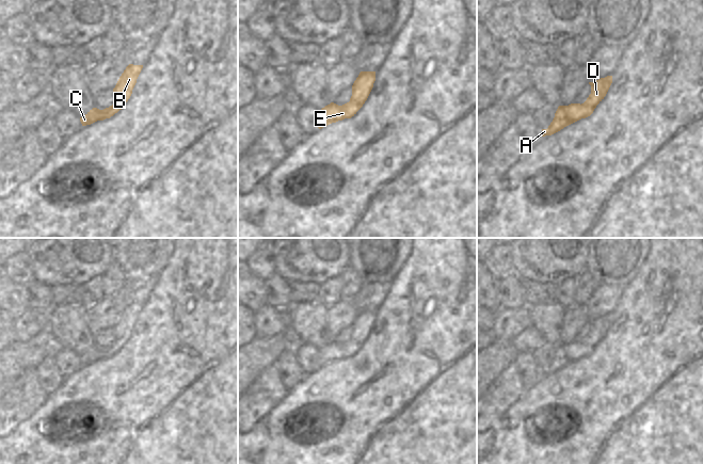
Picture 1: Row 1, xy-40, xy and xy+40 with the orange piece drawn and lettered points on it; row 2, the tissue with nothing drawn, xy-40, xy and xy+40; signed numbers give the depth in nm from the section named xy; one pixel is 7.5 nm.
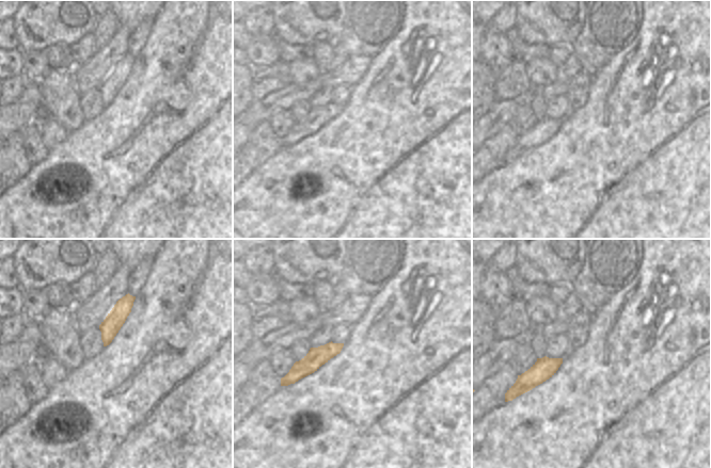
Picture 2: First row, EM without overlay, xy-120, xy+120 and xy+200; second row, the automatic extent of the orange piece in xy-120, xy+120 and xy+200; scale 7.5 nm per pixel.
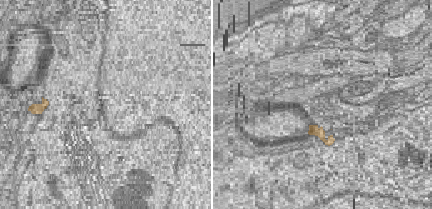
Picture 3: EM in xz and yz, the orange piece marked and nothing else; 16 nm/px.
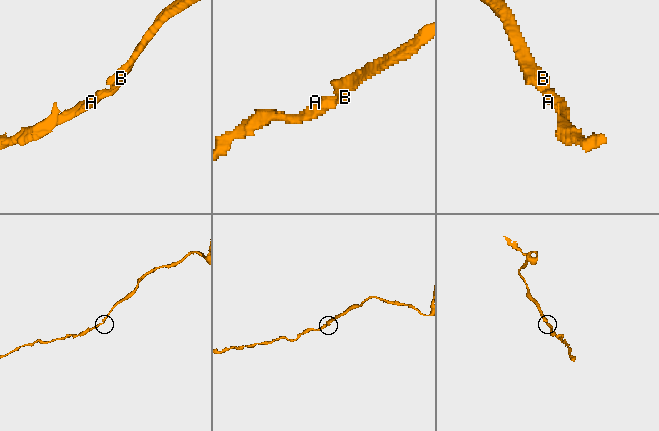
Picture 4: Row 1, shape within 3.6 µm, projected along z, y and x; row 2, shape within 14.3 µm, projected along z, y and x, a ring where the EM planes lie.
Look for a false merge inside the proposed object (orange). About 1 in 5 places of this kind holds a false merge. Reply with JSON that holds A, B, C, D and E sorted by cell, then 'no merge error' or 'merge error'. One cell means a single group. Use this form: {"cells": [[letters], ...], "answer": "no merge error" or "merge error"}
{"cells": [["A", "B", "C", "D", "E"]], "answer": "no merge error"}

